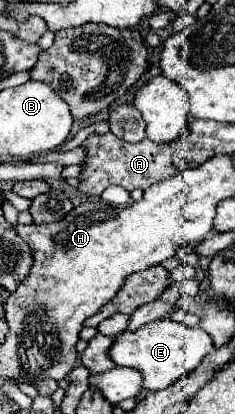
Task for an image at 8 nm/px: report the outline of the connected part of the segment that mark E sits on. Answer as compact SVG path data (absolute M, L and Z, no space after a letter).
M169 318L155 320L151 324L145 324L143 328L135 332L123 332L115 338L109 356L117 366L129 366L143 374L143 388L145 390L163 390L171 384L175 384L181 376L191 374L201 366L205 356L213 354L215 346L213 340L203 328L189 328L181 322L173 322Z

